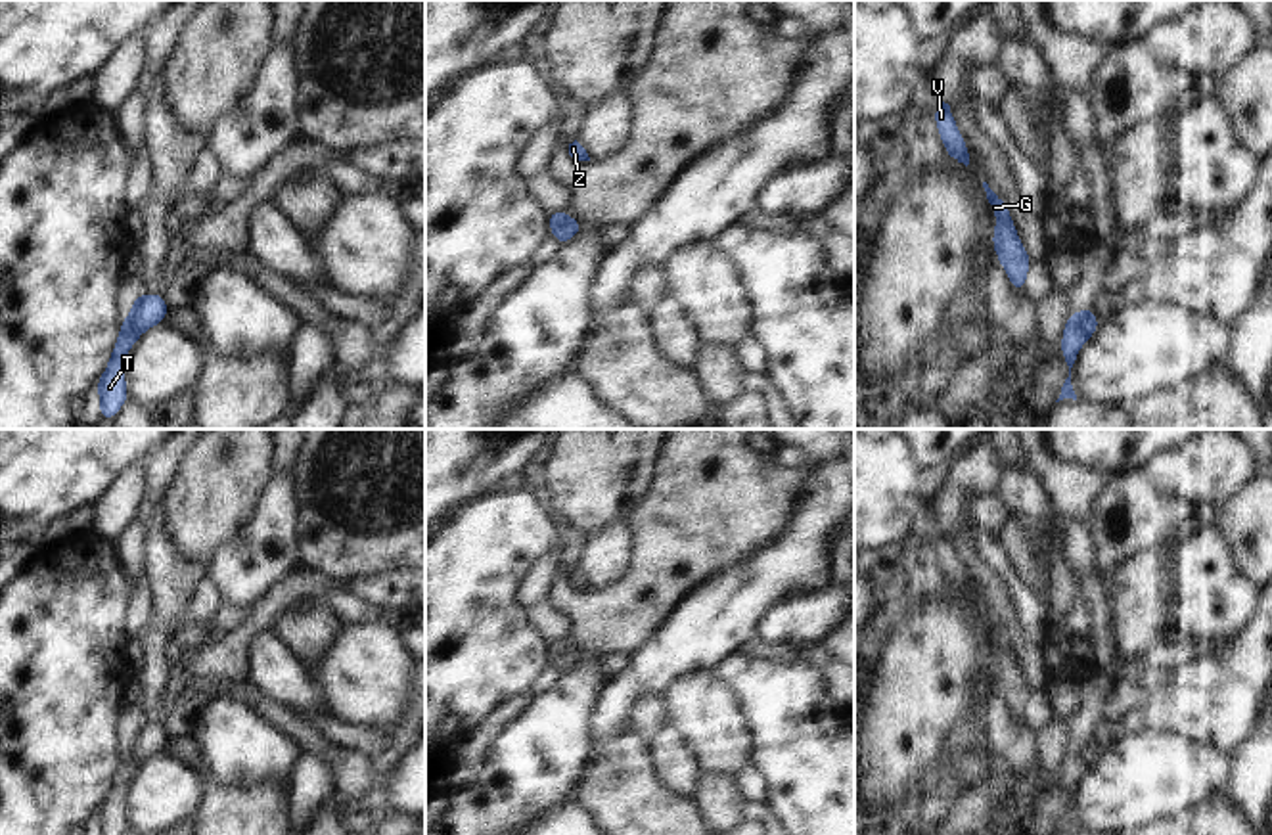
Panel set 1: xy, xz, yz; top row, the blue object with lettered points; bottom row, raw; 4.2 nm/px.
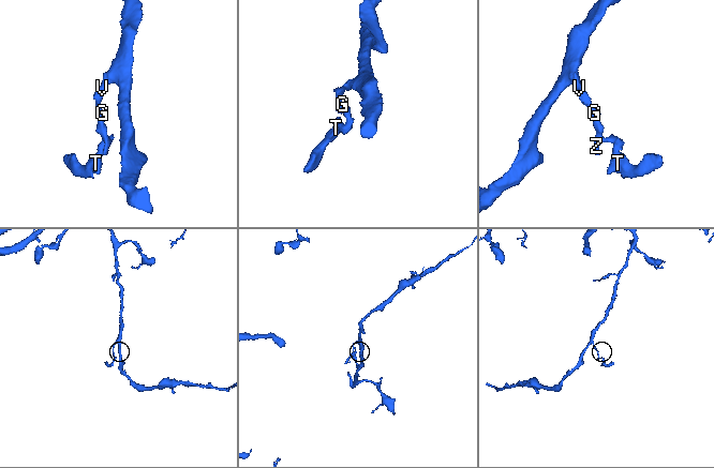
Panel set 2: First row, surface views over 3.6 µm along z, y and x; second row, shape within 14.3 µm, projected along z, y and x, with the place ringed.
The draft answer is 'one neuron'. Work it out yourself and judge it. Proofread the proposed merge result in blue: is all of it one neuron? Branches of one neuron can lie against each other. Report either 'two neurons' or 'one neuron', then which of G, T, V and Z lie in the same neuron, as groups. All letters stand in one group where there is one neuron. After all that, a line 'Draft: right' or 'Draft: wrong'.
two neurons | G V Z / T
Draft: wrong

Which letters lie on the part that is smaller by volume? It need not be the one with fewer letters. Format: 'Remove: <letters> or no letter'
Remove: T.

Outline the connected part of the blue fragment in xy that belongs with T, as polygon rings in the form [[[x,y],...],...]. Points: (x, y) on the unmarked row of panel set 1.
[[[132,741],[121,751],[121,760],[117,762],[117,774],[109,783],[109,793],[105,801],[96,810],[100,835],[123,835],[128,829],[126,810],[125,810],[125,791],[130,776],[140,768],[132,758]]]

